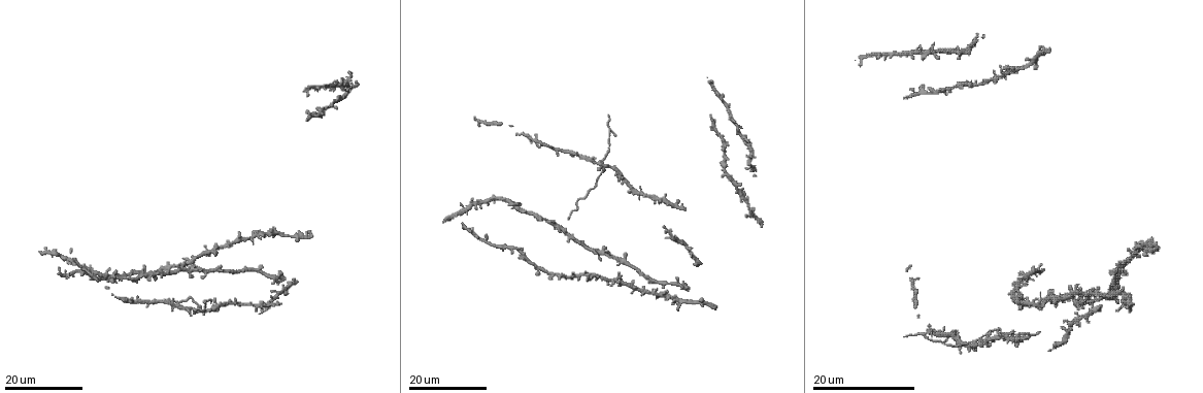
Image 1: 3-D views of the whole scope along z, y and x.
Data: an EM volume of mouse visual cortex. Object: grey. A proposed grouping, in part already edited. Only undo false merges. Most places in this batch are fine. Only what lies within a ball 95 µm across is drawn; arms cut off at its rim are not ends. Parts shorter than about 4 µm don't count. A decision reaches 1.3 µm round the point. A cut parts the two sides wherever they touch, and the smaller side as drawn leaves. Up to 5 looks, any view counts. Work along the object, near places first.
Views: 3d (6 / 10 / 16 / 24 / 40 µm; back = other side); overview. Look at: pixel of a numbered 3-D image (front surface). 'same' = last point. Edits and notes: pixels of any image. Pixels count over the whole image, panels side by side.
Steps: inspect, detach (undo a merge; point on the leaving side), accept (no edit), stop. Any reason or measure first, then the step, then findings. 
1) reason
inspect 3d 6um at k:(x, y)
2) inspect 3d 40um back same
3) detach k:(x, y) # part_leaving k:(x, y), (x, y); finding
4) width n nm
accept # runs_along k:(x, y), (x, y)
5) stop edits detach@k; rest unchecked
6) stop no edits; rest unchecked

inspect 3d 16um at 1:(623, 261)

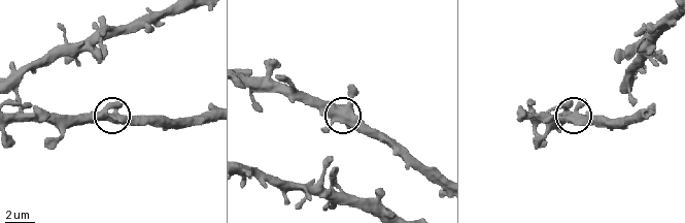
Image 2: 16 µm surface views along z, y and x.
inspect 3d 6um at 2:(576, 106)

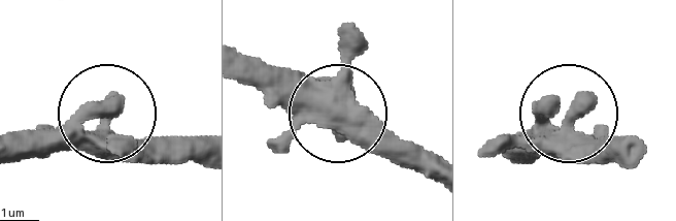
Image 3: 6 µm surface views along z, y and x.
accept # continuous, no second cell

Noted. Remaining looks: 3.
four-way junction
inspect 3d 24um at 1:(210, 253)

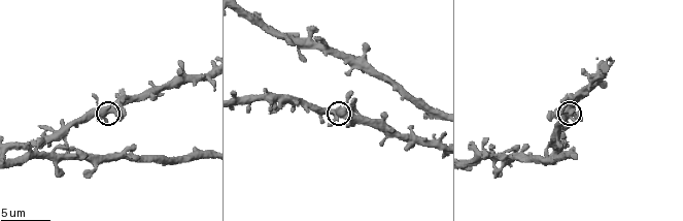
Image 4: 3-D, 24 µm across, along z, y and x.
inspect 3d 10um at 4:(340, 113)

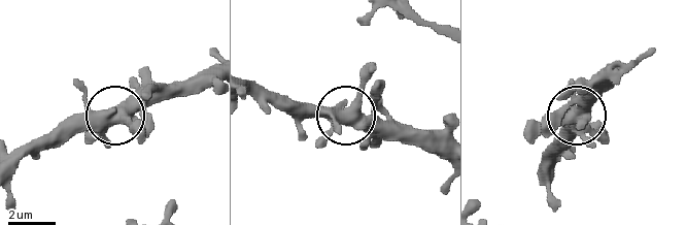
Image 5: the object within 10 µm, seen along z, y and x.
side_arm 49 um
accept # one cell here

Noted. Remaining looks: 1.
stop no edits; rest unchecked

